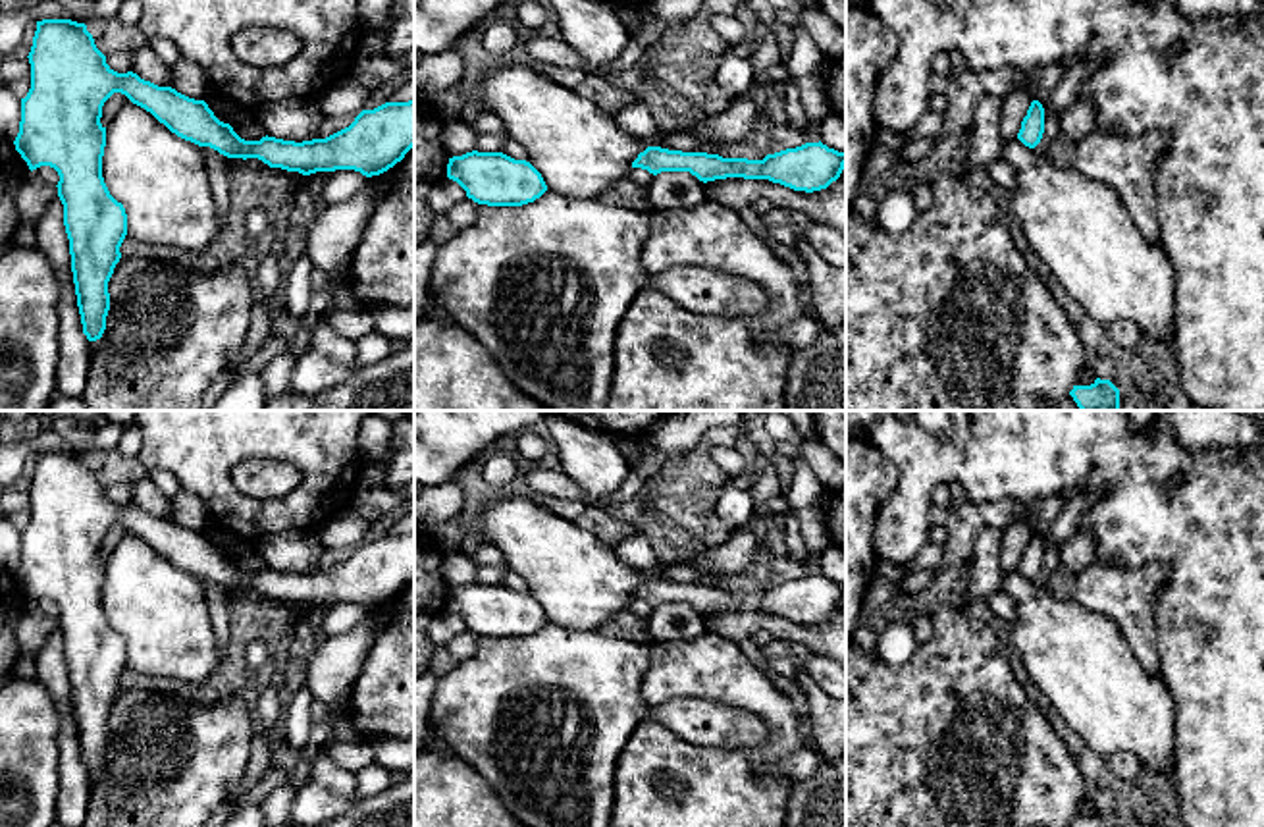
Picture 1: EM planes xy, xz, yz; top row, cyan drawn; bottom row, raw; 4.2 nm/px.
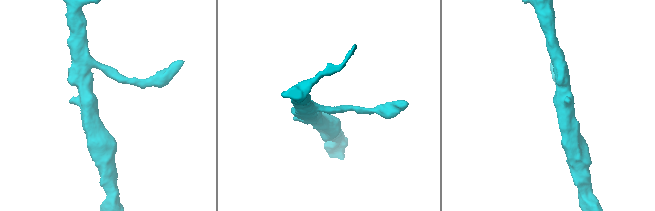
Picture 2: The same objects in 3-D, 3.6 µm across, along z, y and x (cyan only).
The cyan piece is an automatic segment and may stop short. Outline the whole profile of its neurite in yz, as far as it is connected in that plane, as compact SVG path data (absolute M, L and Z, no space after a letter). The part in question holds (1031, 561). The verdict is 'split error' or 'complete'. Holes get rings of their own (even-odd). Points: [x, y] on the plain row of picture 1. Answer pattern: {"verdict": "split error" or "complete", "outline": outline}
{"verdict": "complete", "outline": "M1033 532L1027 547L1021 553L1021 561L1017 565L1017 571L1029 578L1035 580L1044 565L1044 540L1039 532Z"}

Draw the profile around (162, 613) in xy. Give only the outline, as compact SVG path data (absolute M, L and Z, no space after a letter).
M131 532L106 559L102 609L125 640L131 669L193 684L206 684L216 671L220 655L200 578L177 569Z

